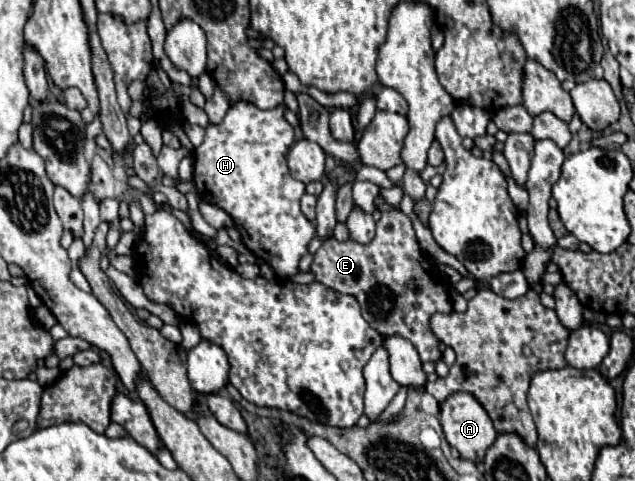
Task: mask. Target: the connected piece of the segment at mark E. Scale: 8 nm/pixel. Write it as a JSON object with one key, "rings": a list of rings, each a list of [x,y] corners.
{"rings":[[[398,208],[382,212],[380,222],[376,224],[376,236],[366,246],[354,244],[352,240],[326,240],[314,254],[310,272],[316,276],[316,282],[340,294],[354,296],[362,308],[364,320],[384,340],[390,336],[402,336],[410,340],[422,362],[438,362],[442,358],[438,340],[430,332],[428,320],[436,312],[452,312],[448,290],[450,284],[440,272],[438,264],[420,250],[412,222]]]}

